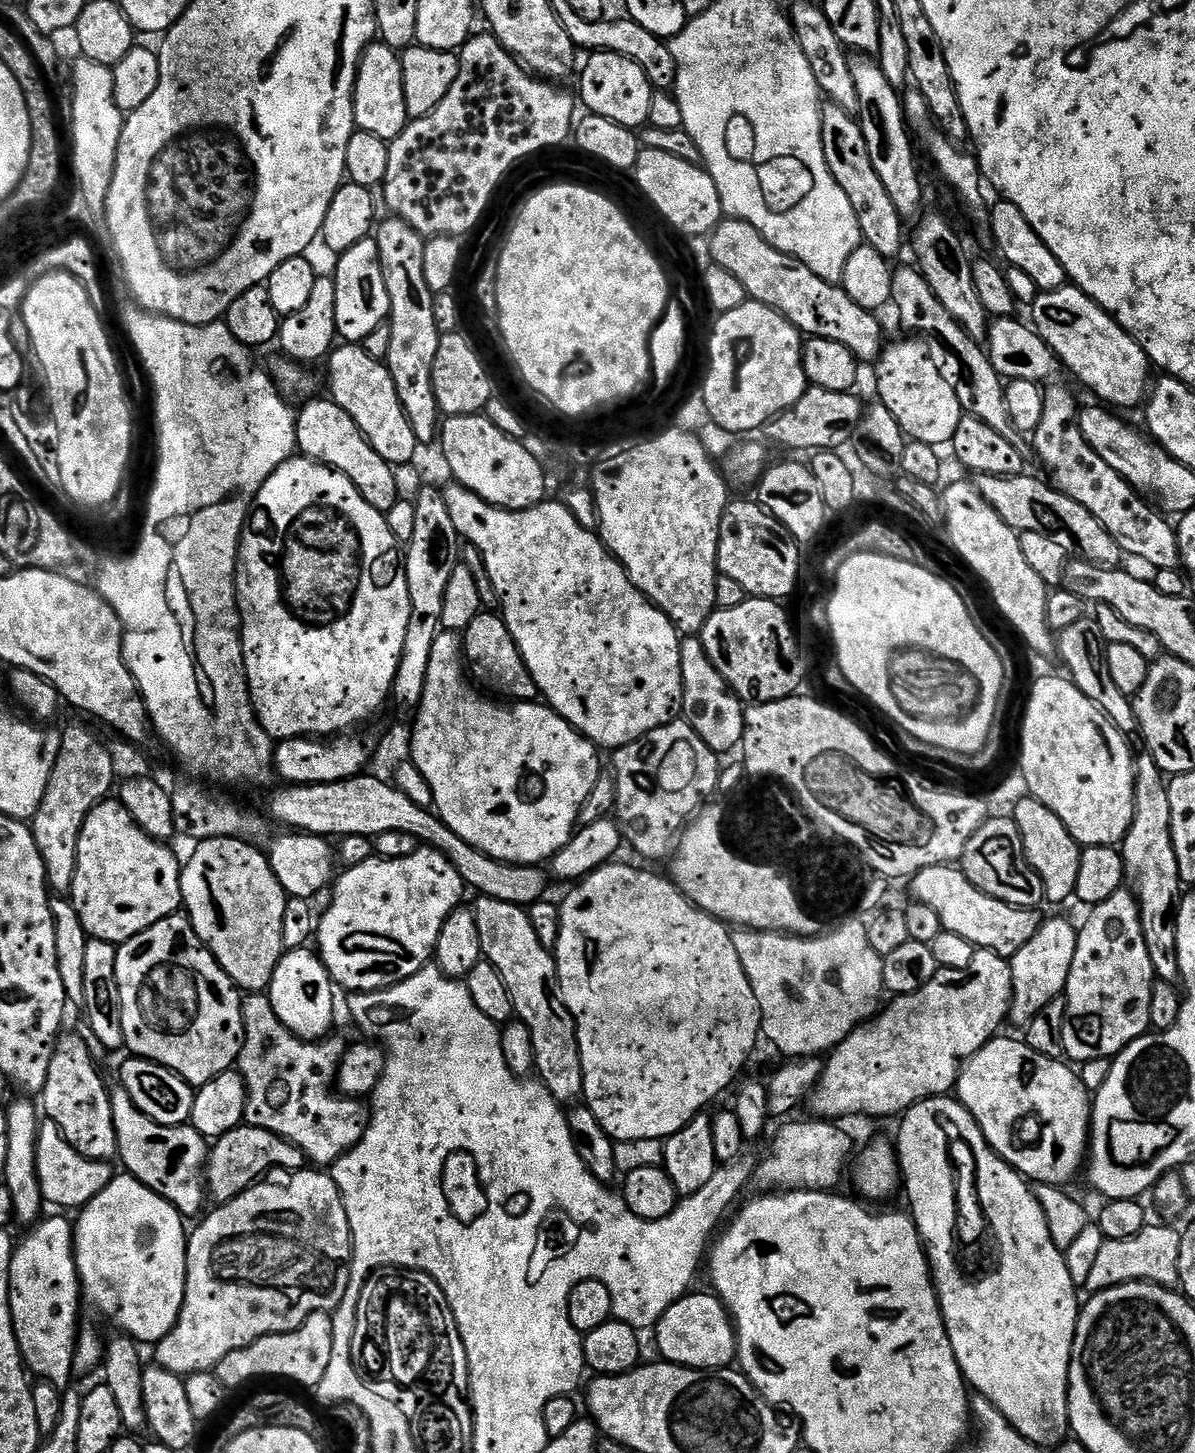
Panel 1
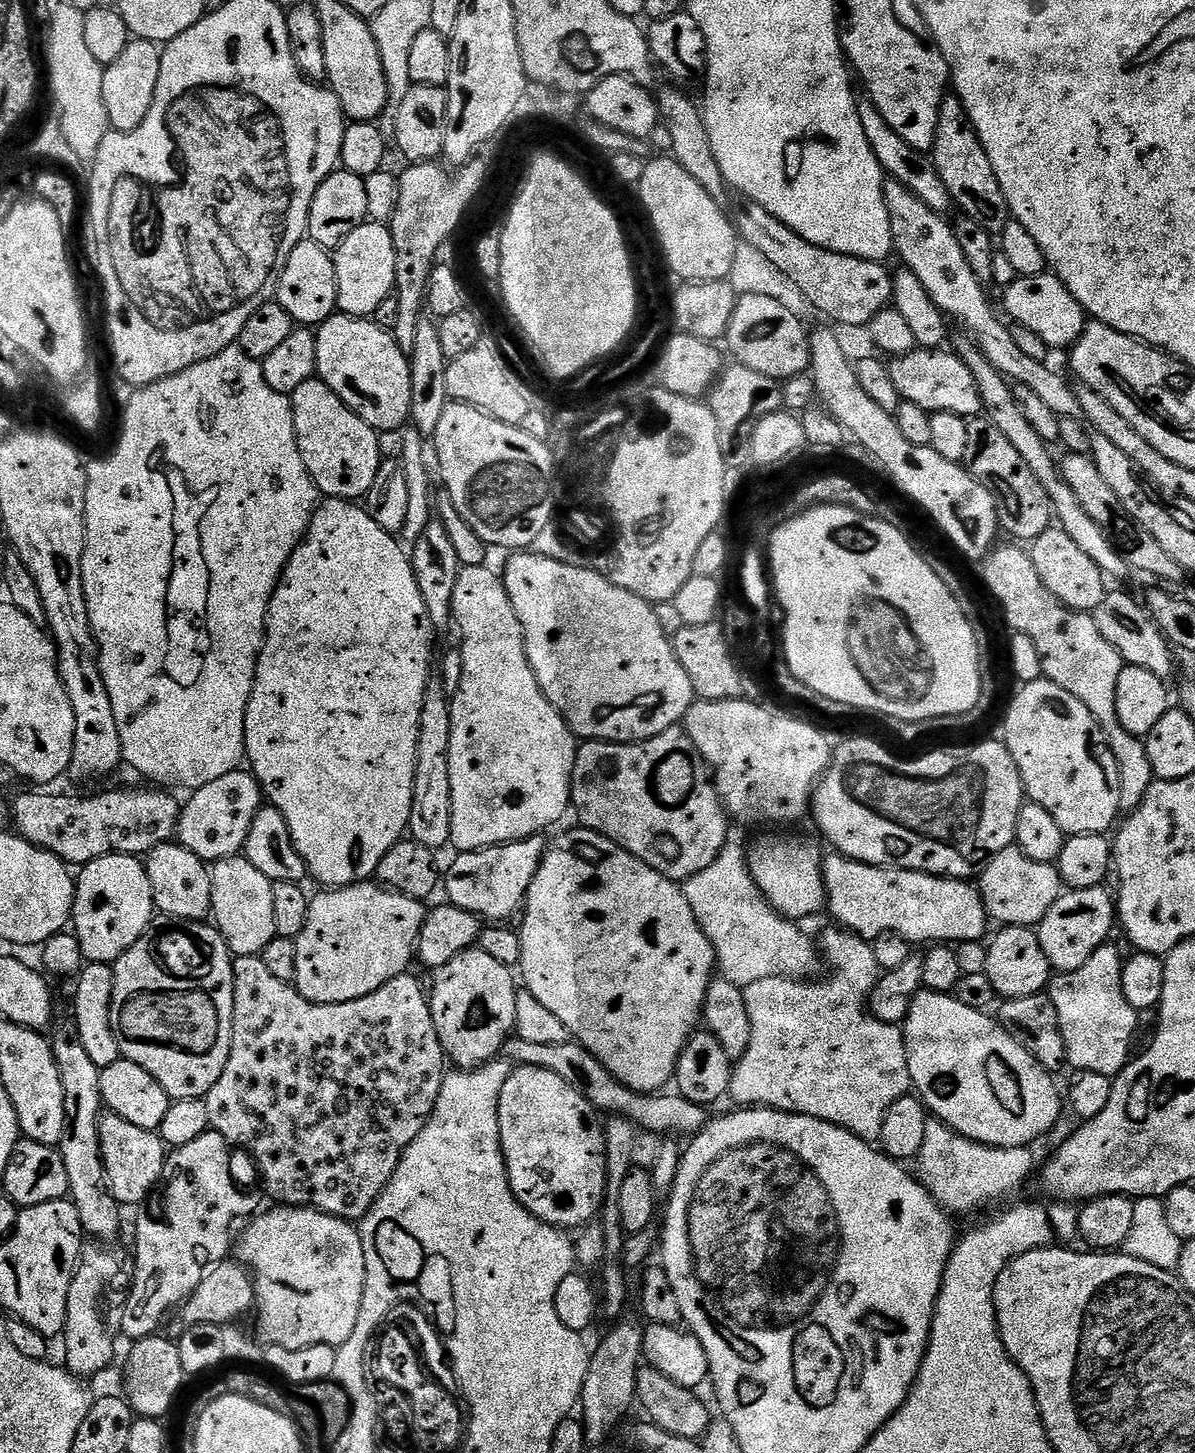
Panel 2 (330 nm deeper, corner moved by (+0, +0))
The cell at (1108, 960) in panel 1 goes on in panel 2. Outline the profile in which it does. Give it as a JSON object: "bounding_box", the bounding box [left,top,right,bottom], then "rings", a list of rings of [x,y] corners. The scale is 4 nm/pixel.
{"bounding_box":[1046,942,1138,1077],"rings":[[[1112,942],[1104,943],[1078,970],[1053,975],[1046,994],[1058,1010],[1062,1038],[1066,1042],[1067,1063],[1077,1072],[1093,1072],[1110,1077],[1120,1075],[1130,1062],[1128,1051],[1136,1036],[1138,1013],[1122,992],[1125,957]]]}

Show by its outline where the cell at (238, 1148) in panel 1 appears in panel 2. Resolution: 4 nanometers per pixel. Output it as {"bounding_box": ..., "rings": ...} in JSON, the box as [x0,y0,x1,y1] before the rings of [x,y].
{"bounding_box":[120,1130,256,1342],"rings":[[[211,1130],[204,1132],[198,1138],[194,1138],[194,1142],[186,1142],[186,1146],[175,1149],[164,1161],[164,1174],[162,1177],[164,1188],[164,1205],[161,1206],[161,1216],[140,1216],[136,1220],[136,1260],[134,1256],[134,1268],[136,1264],[136,1292],[132,1292],[128,1296],[128,1301],[124,1304],[124,1317],[120,1320],[120,1328],[129,1336],[129,1341],[135,1342],[146,1338],[147,1336],[155,1336],[161,1331],[160,1328],[167,1318],[168,1312],[177,1311],[178,1306],[183,1305],[184,1301],[189,1300],[194,1294],[194,1290],[198,1290],[198,1286],[202,1282],[202,1278],[206,1275],[206,1269],[215,1265],[217,1262],[224,1262],[229,1259],[228,1251],[233,1251],[234,1240],[232,1244],[232,1227],[235,1226],[236,1220],[240,1220],[243,1216],[248,1216],[256,1208],[256,1200],[252,1196],[247,1196],[242,1189],[236,1185],[236,1180],[232,1177],[232,1156],[230,1145],[226,1142],[226,1138],[222,1138],[222,1134]]]}

